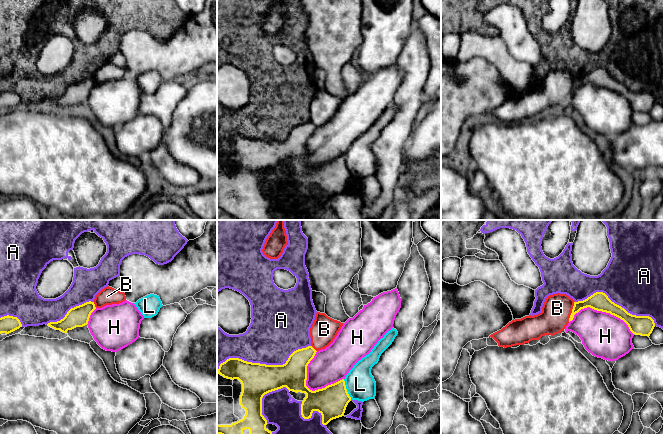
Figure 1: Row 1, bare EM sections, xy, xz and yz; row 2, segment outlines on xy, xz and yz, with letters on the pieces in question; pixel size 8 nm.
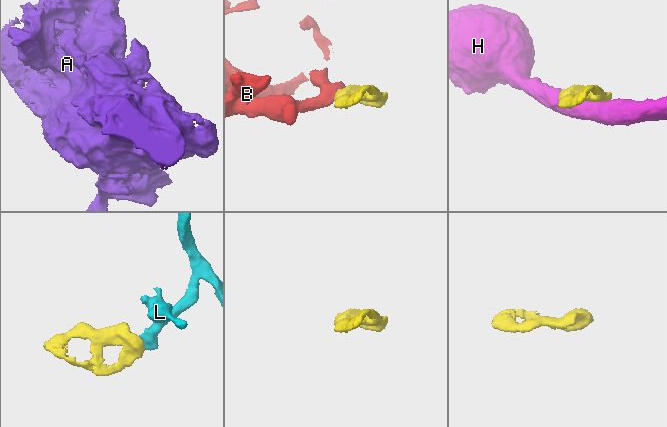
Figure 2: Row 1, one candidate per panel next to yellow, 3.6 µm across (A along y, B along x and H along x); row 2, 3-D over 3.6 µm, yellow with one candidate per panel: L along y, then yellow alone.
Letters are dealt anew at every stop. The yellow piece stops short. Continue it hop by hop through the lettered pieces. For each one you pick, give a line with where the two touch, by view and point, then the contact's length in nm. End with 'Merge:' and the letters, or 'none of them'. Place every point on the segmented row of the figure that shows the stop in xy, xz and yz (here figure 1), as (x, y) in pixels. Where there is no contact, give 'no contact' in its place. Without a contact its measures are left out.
Merge: none of them

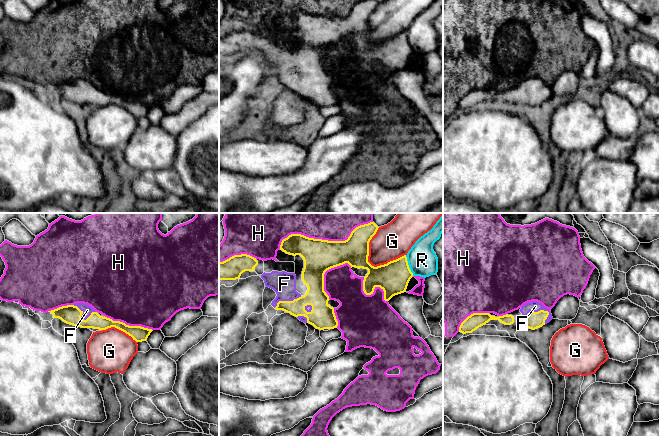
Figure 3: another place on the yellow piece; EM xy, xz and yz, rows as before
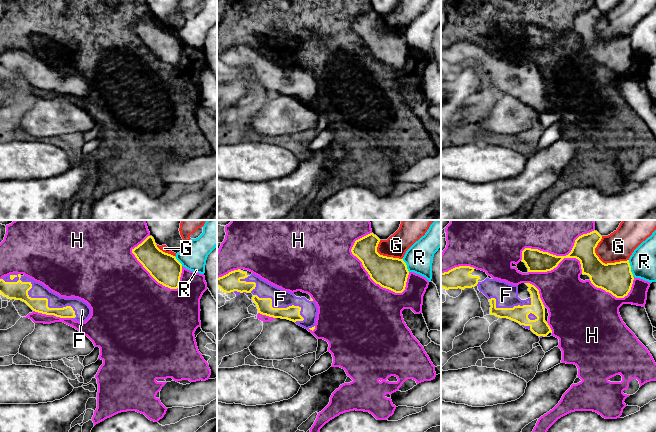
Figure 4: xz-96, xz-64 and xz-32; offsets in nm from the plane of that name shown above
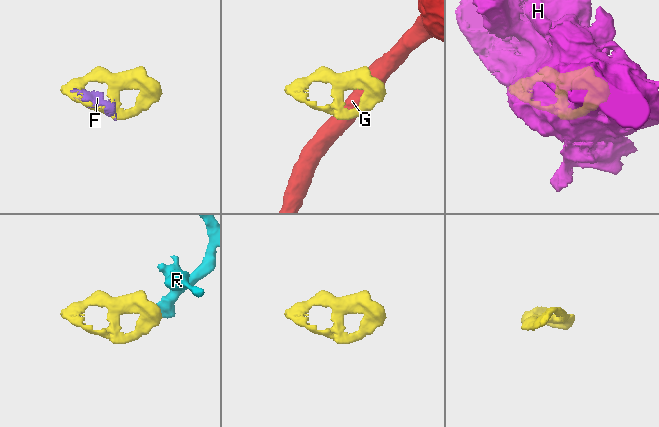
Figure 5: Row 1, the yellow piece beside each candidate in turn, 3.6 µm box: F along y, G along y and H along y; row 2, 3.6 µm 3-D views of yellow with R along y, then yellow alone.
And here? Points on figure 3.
F: meets yellow in yz at (536, 312); contact 220 nm long
Merge: F

